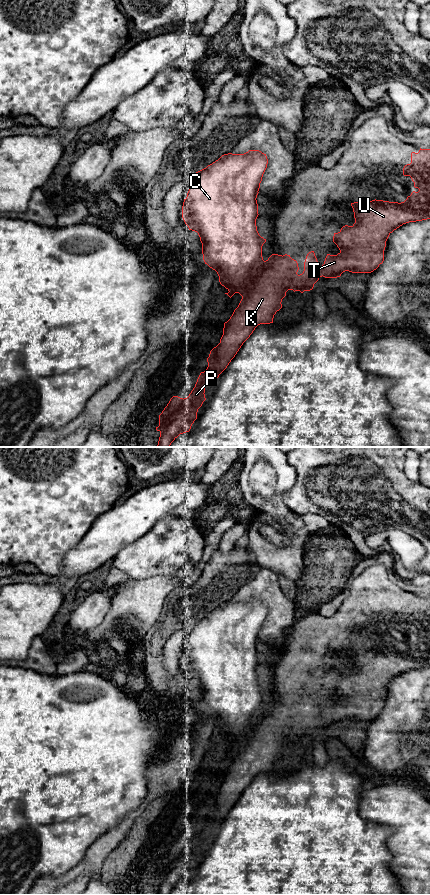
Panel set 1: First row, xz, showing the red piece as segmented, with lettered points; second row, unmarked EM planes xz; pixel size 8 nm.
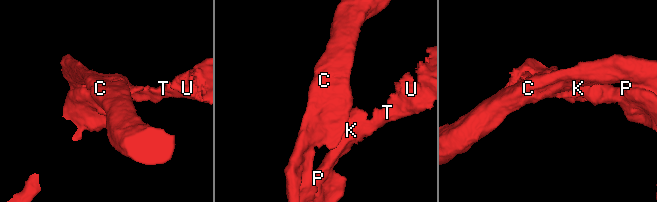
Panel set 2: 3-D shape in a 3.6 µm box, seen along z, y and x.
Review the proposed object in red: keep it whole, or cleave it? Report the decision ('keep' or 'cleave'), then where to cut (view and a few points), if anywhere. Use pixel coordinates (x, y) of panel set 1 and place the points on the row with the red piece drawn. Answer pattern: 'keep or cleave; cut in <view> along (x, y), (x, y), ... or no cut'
cleave; cut in xz along (197, 409), (181, 408), (160, 431)

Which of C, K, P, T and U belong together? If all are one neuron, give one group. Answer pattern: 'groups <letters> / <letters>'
groups C / K P T U

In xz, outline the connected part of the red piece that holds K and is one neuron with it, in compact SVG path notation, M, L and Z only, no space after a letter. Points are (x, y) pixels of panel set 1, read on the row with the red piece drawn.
M420 148L418 153L412 152L411 163L404 166L403 175L410 176L414 182L414 187L418 188L419 191L413 191L401 203L376 199L351 203L355 223L352 226L345 225L338 233L334 233L333 242L340 252L337 255L327 254L322 266L319 265L314 251L307 254L304 262L304 271L300 275L297 274L299 270L298 263L290 255L272 254L263 262L253 276L250 289L242 297L230 319L224 323L220 343L210 351L207 358L207 369L200 373L195 387L187 398L173 396L170 399L159 415L157 431L161 431L180 409L190 407L198 410L202 406L206 400L204 393L207 382L219 377L258 325L273 323L274 315L282 308L281 302L288 290L300 291L301 293L310 291L320 277L337 278L345 271L371 273L383 263L386 241L394 230L409 222L430 219L430 149Z

